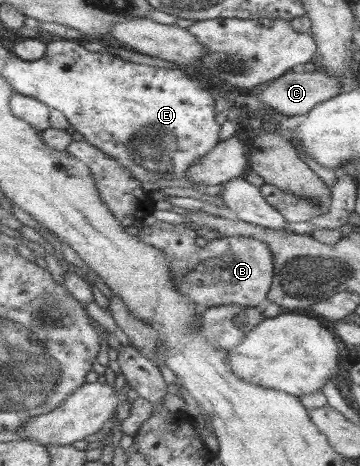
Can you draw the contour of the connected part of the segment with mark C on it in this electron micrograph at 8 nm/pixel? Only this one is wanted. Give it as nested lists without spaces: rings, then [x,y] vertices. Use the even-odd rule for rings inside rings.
[[[303,69],[290,70],[286,74],[275,78],[257,94],[262,102],[278,110],[280,114],[286,116],[304,116],[316,105],[334,98],[340,94],[342,86],[337,78],[320,72],[319,69],[310,72]]]

